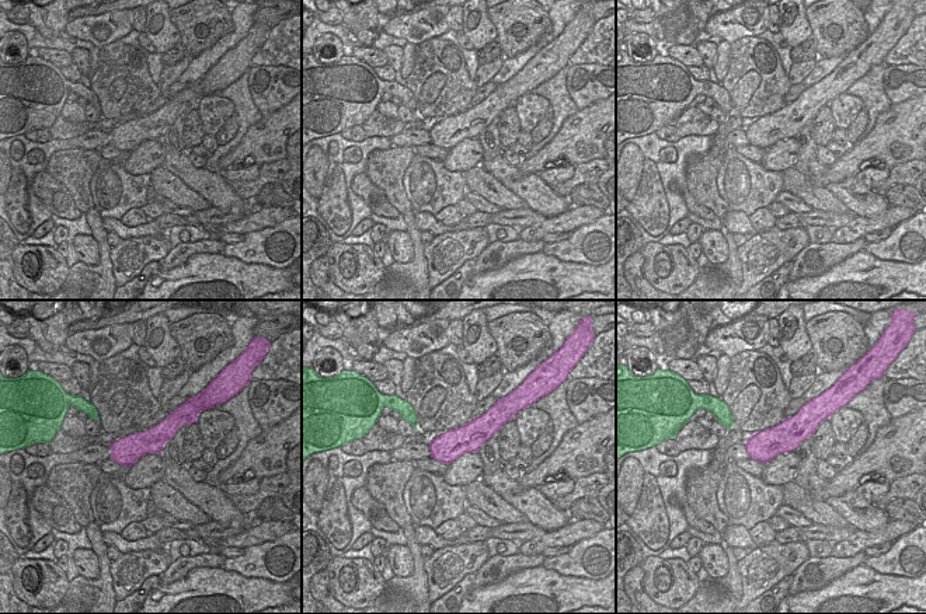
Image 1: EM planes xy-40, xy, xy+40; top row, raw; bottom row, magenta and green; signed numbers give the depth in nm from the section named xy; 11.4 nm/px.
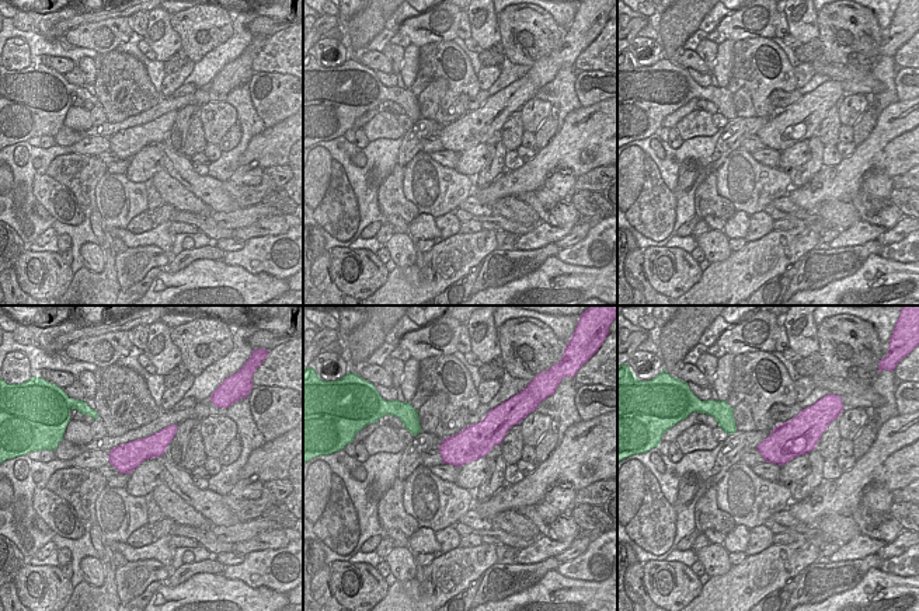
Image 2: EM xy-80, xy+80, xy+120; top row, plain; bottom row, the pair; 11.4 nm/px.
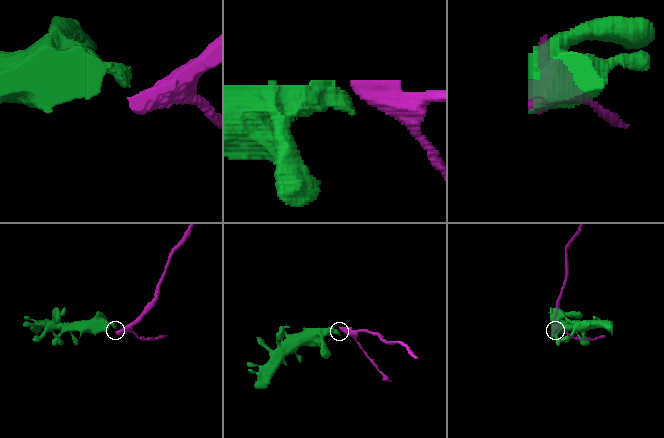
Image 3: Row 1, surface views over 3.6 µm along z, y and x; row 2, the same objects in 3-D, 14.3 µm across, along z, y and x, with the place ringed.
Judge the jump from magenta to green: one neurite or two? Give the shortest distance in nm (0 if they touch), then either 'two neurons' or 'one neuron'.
220 nm | two neurons

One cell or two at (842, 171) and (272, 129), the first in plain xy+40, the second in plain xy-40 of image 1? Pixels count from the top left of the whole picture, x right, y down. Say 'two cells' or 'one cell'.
one cell

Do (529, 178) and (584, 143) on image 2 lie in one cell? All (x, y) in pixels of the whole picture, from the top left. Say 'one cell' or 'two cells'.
one cell

